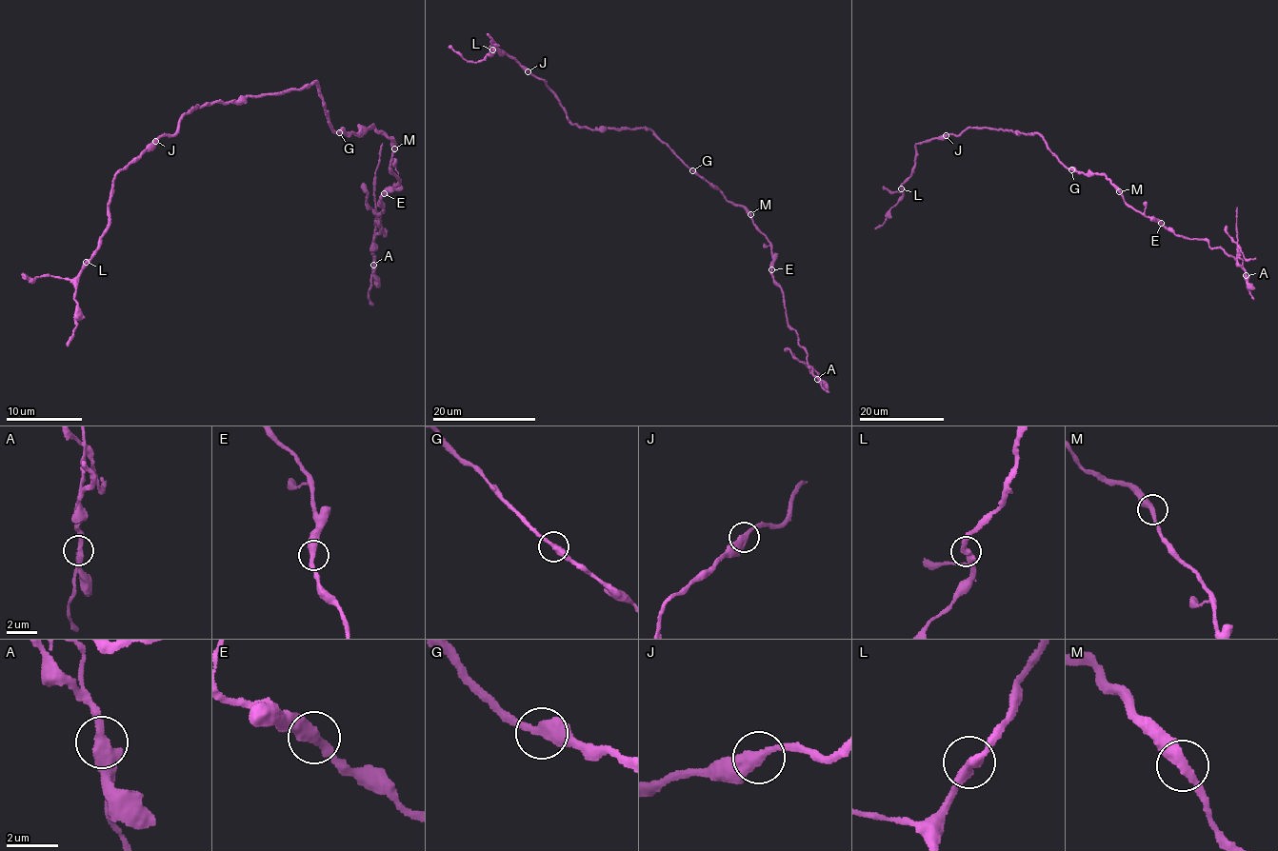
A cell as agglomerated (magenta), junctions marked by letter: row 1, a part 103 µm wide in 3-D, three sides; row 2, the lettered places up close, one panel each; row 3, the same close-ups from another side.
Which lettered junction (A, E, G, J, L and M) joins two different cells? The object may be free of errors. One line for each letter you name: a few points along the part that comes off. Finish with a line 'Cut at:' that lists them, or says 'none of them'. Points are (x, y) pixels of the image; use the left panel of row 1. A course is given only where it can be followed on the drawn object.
A: foreign part runs (373, 266), (371, 242), (375, 231), (374, 170), (383, 142)
Cut at: A

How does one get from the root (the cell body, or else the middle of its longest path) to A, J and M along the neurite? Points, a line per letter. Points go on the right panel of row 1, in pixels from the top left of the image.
A: (1046, 141), (1066, 167), (1104, 175), (1136, 210), (1177, 235), (1220, 247), (1246, 276)
J: (1046, 141), (1038, 134), (970, 127), (958, 135), (946, 135)
M: (1046, 141), (1047, 148), (1066, 167), (1104, 175), (1119, 191)

